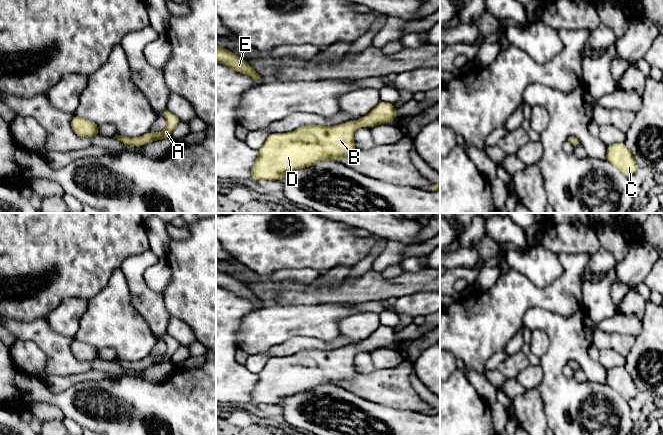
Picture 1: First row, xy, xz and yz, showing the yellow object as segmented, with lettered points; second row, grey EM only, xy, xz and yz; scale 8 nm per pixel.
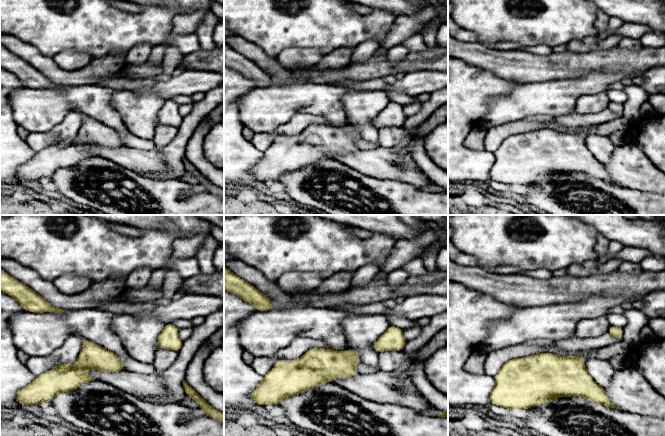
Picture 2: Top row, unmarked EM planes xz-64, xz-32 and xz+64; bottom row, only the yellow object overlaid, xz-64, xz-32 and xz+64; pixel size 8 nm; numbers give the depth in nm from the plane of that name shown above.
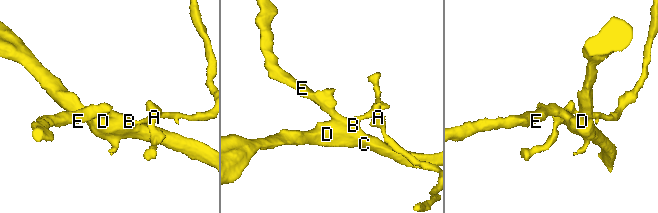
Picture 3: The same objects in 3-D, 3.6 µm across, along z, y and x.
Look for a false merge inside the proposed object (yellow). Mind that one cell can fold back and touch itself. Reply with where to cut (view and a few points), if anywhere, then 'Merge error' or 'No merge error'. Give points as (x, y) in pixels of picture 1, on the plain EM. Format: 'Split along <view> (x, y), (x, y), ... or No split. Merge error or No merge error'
No split. No merge error

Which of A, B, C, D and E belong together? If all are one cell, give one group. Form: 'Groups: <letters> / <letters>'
Groups: A B C D E

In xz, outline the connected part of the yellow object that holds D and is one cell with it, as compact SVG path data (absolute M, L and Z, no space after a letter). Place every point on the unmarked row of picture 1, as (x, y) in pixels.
M380 325L369 338L357 345L348 345L337 350L305 349L288 357L272 357L258 374L259 378L251 392L250 401L256 405L260 403L278 405L291 395L312 390L319 385L339 387L342 380L351 380L357 373L353 363L355 354L361 350L371 352L386 348L395 342L398 342L398 339L394 328Z

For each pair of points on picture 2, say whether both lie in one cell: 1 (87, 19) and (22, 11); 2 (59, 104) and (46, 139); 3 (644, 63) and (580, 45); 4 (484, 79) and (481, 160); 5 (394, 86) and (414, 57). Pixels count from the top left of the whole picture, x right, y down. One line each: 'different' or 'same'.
1: same
2: different
3: different
4: same
5: different

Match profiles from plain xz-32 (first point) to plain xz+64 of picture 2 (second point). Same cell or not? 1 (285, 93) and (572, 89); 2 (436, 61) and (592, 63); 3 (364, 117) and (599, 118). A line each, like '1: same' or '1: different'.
1: same
2: same
3: different

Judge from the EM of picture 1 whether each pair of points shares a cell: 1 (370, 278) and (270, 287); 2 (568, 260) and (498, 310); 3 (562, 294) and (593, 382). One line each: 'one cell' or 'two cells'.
1: one cell
2: one cell
3: two cells

